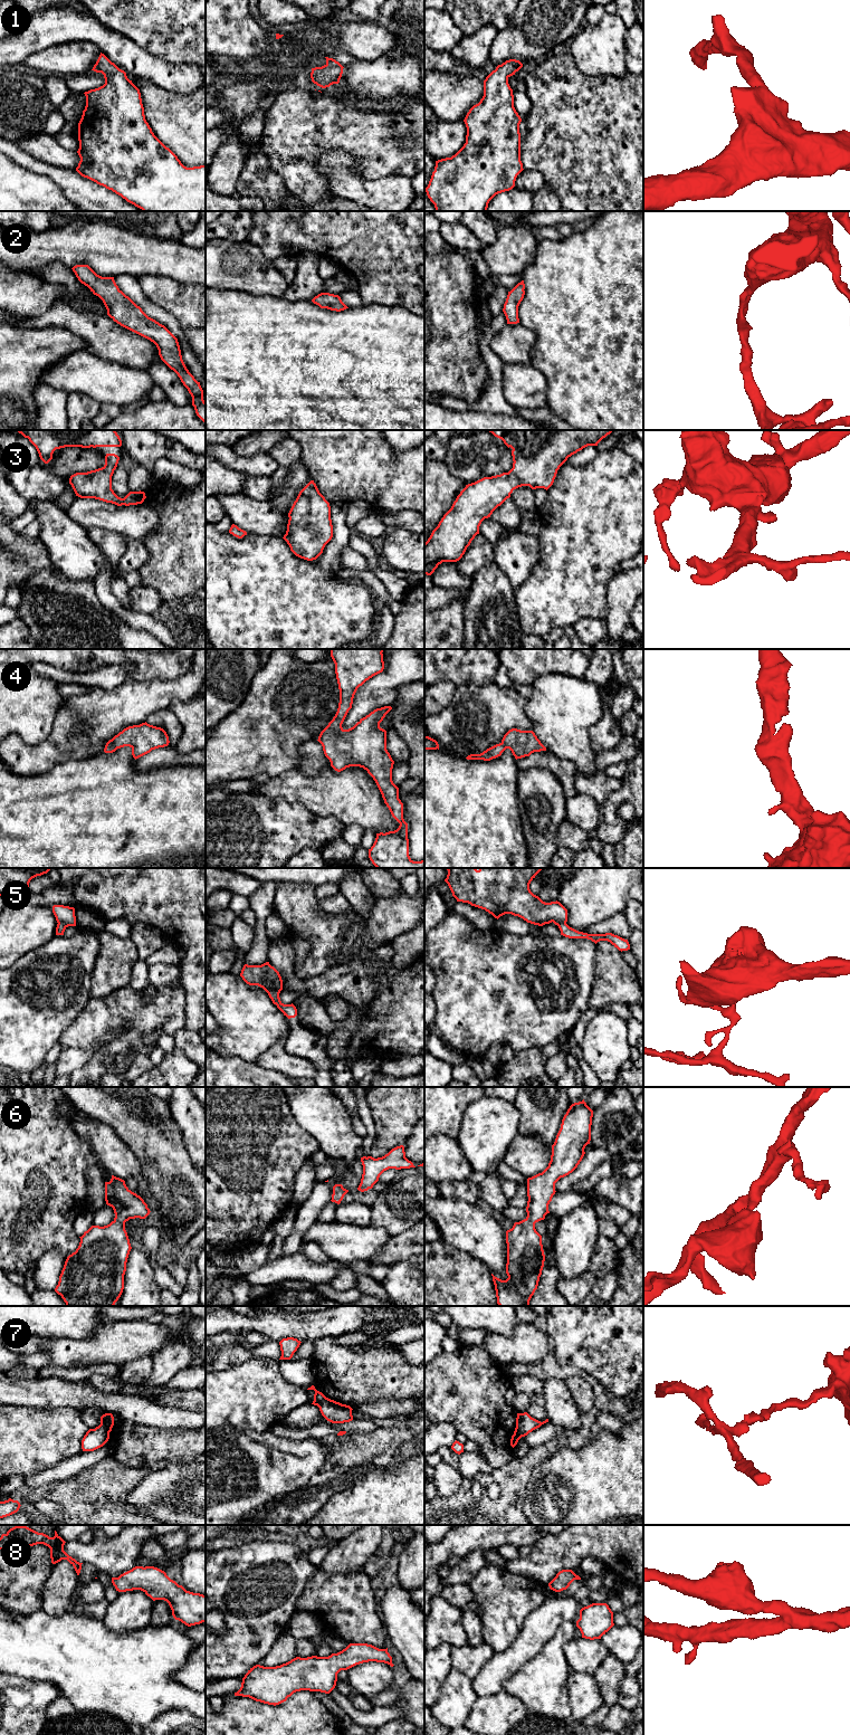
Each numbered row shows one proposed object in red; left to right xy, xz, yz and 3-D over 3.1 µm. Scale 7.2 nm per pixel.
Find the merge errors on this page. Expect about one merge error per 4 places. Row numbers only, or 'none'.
5, 7

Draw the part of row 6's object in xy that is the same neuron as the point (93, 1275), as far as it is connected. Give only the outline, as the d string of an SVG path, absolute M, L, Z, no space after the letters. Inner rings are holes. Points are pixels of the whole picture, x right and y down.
M112 1175L109 1182L105 1182L105 1201L114 1210L114 1220L104 1227L92 1226L79 1237L80 1242L78 1248L67 1257L59 1276L55 1291L61 1296L66 1306L114 1306L123 1293L126 1262L132 1249L125 1230L125 1222L135 1218L145 1219L151 1211L144 1200L126 1186L124 1180L114 1175Z

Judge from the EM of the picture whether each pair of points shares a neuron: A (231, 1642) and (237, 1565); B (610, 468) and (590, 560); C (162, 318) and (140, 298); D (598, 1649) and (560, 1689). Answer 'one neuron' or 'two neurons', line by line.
A: one neuron
B: one neuron
C: one neuron
D: two neurons

